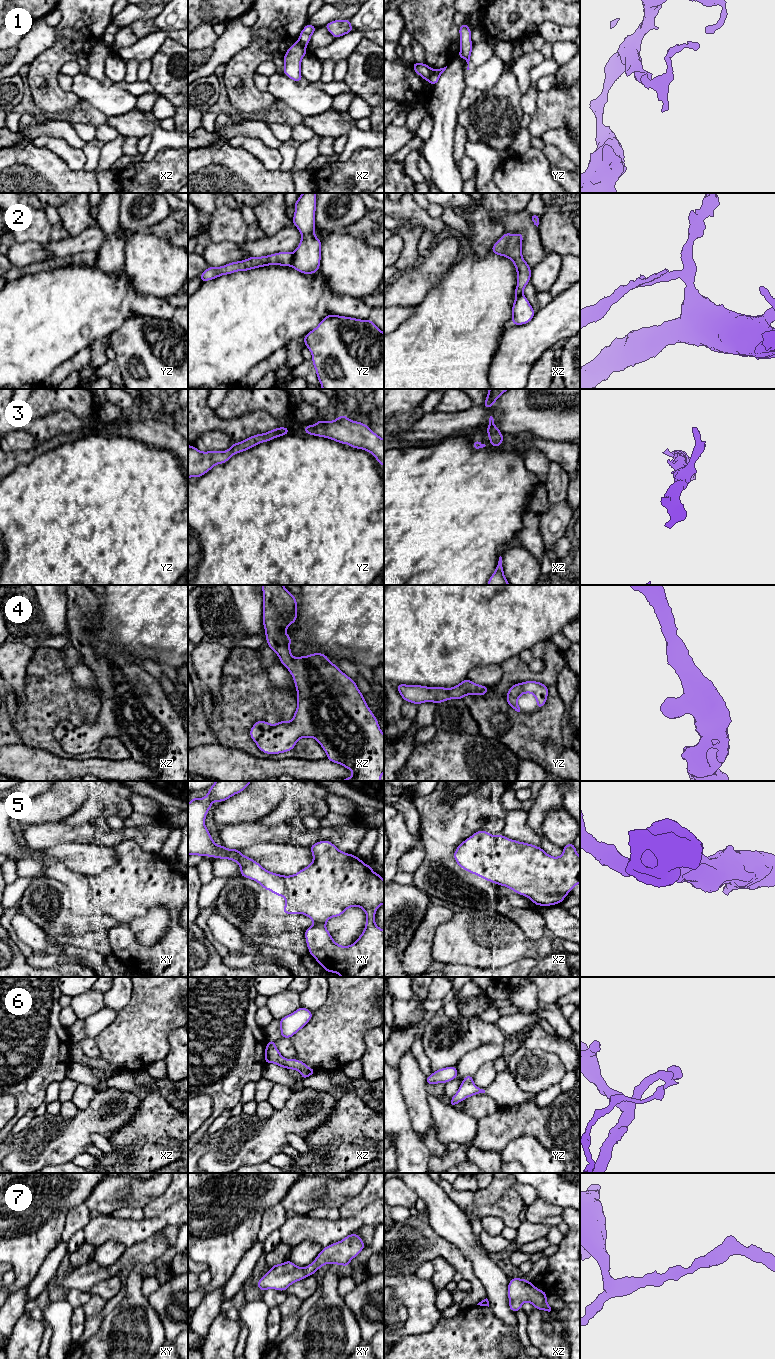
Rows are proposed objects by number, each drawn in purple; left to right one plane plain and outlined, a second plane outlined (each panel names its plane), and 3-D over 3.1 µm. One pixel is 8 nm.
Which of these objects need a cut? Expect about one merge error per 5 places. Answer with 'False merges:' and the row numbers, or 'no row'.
False merges: 1, 2, 6

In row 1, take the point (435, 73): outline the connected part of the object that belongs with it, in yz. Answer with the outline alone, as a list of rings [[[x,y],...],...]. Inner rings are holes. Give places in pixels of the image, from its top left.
[[[447,66],[444,68],[440,68],[440,69],[432,69],[431,76],[429,78],[429,83],[431,85],[435,86],[437,84],[437,82],[439,81],[441,74],[446,70],[446,68],[447,68]]]

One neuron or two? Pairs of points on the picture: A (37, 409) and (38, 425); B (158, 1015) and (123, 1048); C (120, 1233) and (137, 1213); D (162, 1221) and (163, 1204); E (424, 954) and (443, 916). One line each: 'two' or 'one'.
A: two
B: one
C: two
D: two
E: one

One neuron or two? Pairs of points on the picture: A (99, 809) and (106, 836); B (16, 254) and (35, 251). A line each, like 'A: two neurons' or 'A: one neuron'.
A: two neurons
B: one neuron

